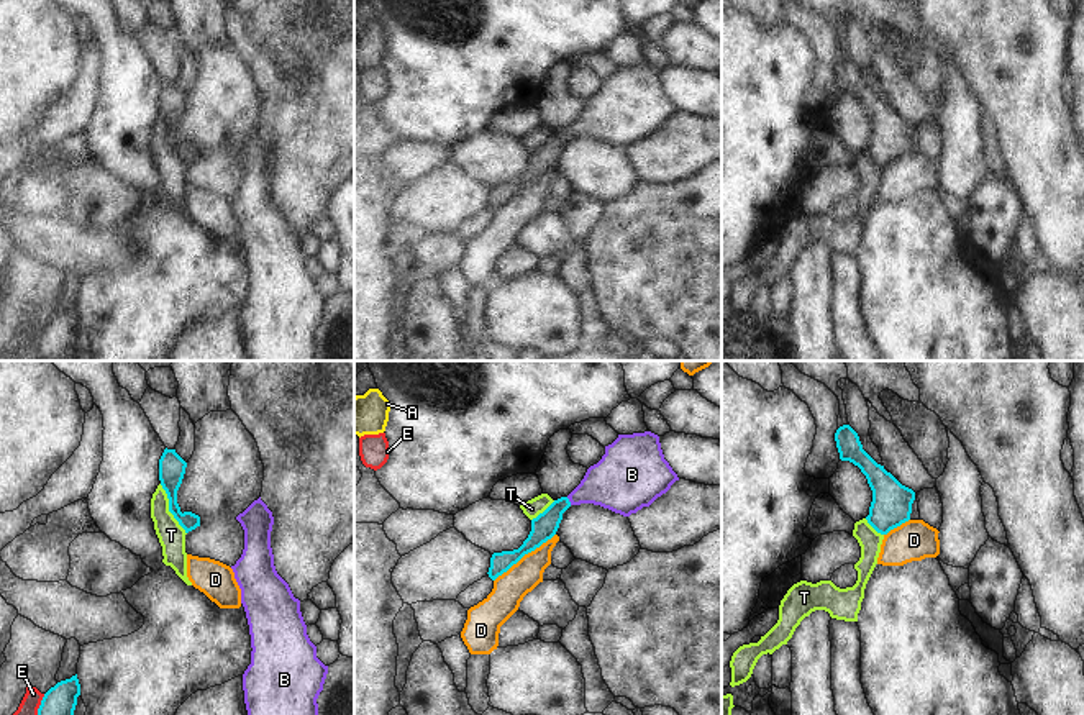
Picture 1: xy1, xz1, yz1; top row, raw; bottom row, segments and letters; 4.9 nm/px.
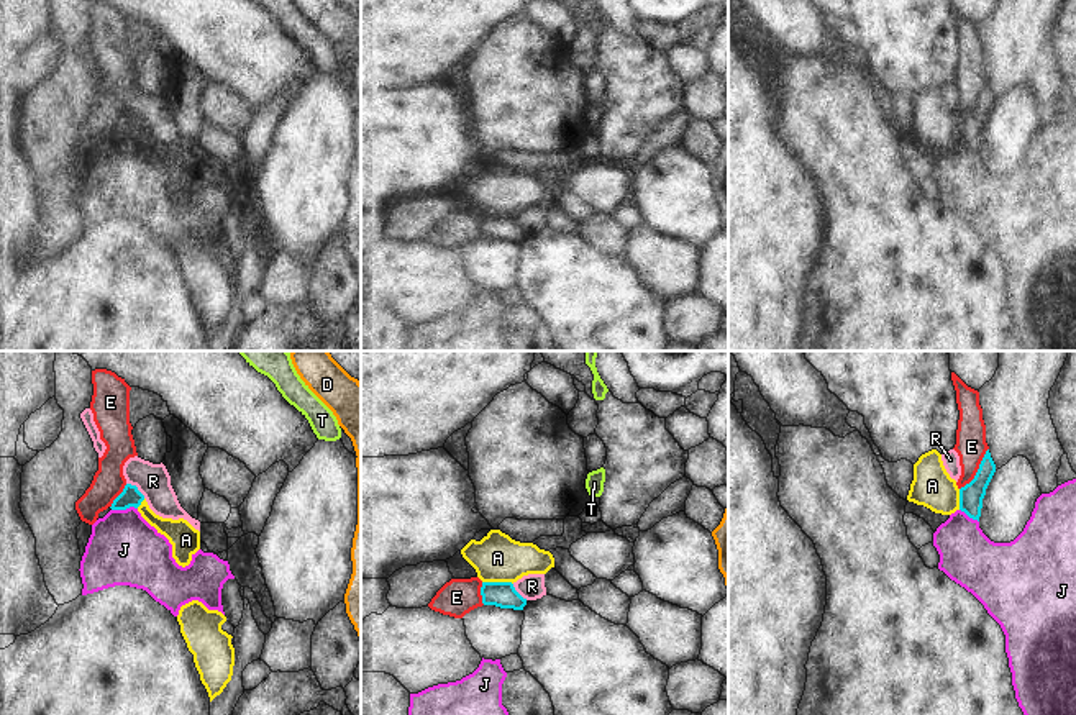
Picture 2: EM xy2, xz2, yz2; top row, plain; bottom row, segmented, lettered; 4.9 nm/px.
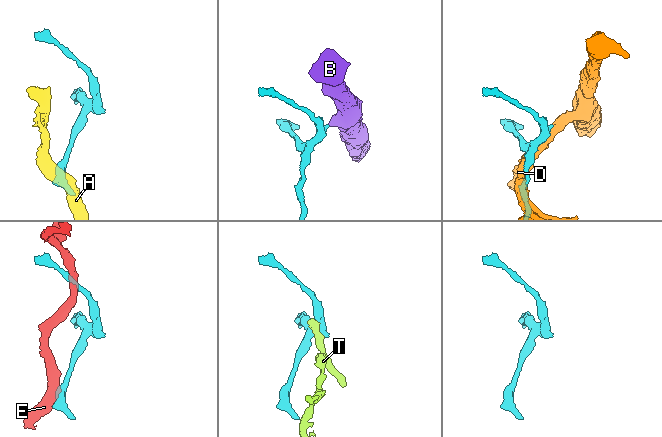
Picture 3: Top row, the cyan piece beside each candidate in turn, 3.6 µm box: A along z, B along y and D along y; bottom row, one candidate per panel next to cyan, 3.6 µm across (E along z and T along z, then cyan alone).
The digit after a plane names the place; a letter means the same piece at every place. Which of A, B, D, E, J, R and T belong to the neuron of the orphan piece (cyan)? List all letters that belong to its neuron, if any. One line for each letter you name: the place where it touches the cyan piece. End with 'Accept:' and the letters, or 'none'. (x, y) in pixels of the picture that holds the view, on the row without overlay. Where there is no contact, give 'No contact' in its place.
B: Touches cyan at xz1 (568, 133)
Accept: B

